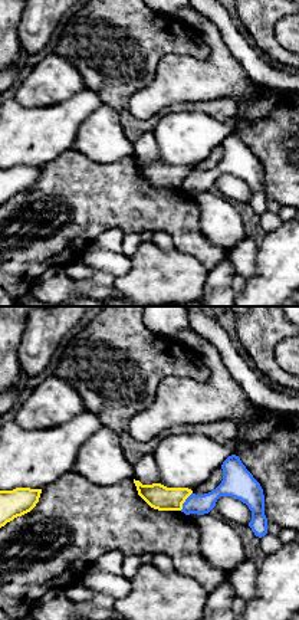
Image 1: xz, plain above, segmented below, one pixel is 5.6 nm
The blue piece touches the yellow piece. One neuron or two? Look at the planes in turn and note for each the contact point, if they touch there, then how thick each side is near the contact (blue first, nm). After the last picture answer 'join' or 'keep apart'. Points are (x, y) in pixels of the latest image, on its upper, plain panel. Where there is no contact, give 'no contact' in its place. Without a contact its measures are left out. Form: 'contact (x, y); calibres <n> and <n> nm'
contact (186, 179); calibres 110 and 140 nm

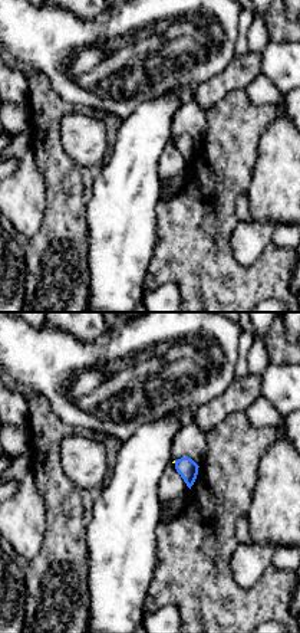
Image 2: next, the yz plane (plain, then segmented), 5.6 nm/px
no contact

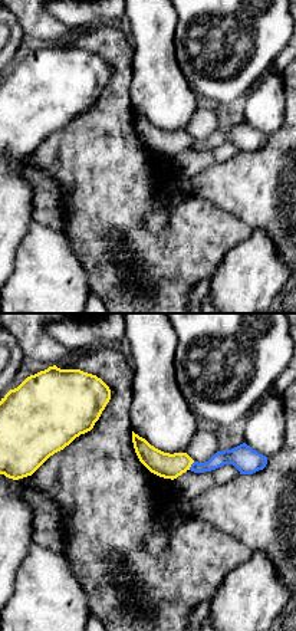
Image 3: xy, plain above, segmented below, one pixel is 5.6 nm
contact (191, 144); calibres 90 and 140 nm

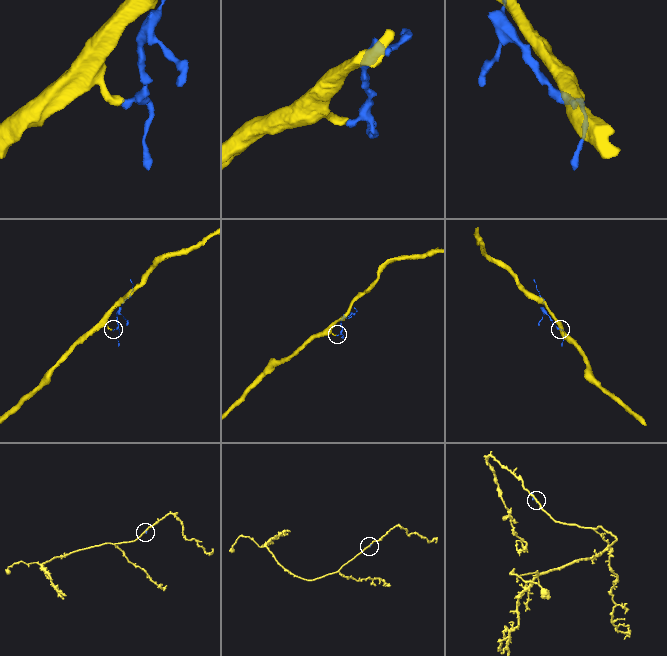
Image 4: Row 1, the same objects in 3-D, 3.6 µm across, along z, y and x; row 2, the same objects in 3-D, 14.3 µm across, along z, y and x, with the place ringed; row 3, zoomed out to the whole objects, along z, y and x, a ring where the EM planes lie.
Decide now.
keep apart

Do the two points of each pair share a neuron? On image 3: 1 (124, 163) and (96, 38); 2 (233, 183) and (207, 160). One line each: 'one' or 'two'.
1: one
2: two

